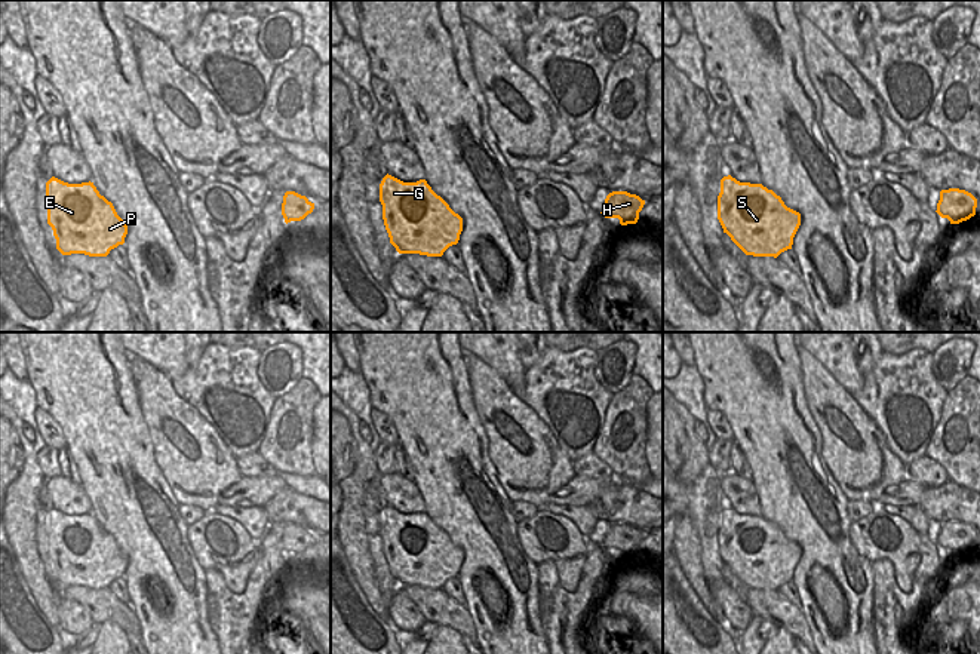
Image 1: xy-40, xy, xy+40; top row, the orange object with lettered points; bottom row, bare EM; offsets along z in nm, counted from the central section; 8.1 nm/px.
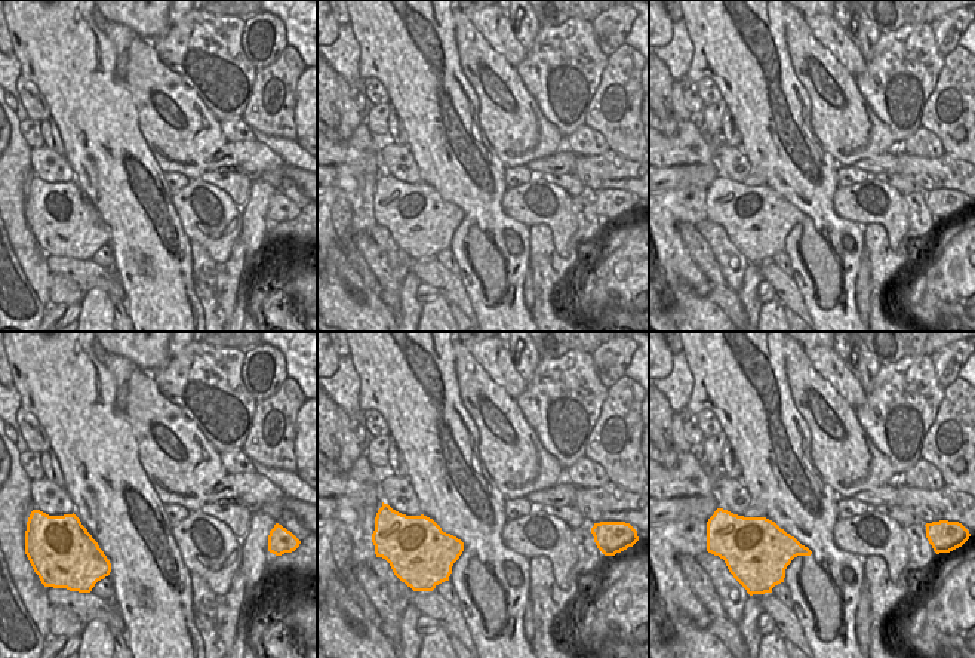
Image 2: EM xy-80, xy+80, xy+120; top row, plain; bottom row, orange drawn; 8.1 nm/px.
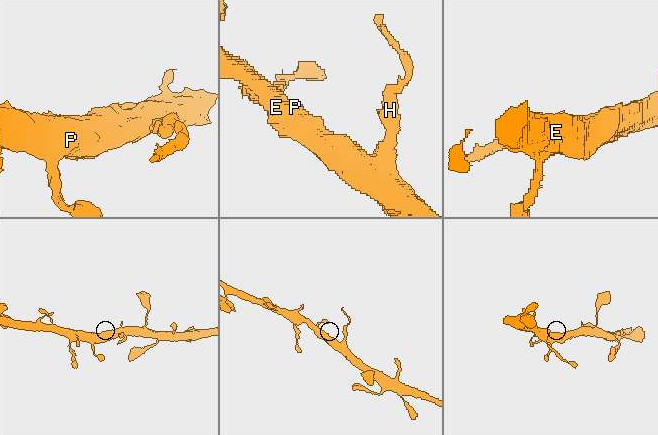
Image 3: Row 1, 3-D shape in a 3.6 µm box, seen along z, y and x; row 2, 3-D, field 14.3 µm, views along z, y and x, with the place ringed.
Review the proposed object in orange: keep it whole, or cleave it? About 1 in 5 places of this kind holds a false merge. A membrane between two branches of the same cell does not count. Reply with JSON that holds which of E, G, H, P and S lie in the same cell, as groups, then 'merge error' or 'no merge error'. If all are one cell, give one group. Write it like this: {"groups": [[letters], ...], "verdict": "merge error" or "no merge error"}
{"groups": [["E", "G", "H", "P", "S"]], "verdict": "no merge error"}

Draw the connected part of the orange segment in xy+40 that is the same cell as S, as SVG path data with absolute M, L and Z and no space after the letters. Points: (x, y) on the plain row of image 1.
M731 507L721 512L718 528L718 552L731 572L753 589L774 589L792 581L793 569L801 558L801 546L787 540L780 528L762 516L740 515Z

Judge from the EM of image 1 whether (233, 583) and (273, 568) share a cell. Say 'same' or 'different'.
different

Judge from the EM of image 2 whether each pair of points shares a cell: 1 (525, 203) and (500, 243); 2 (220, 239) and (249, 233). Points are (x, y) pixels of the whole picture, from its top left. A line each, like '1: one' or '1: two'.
1: two
2: two

